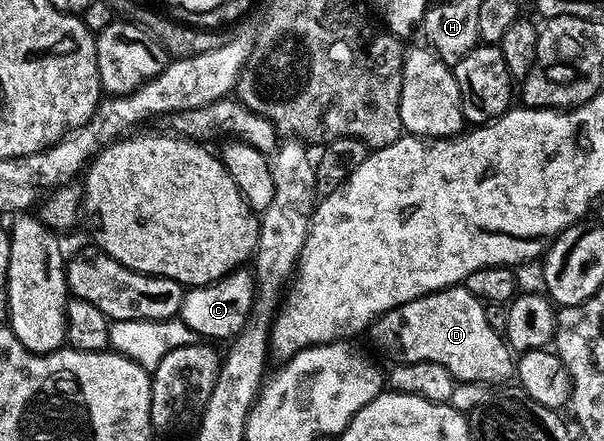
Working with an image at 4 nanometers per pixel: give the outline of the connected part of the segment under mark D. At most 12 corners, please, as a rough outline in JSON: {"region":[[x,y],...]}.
{"region":[[463,285],[372,324],[393,364],[461,383],[514,375],[514,355]]}

